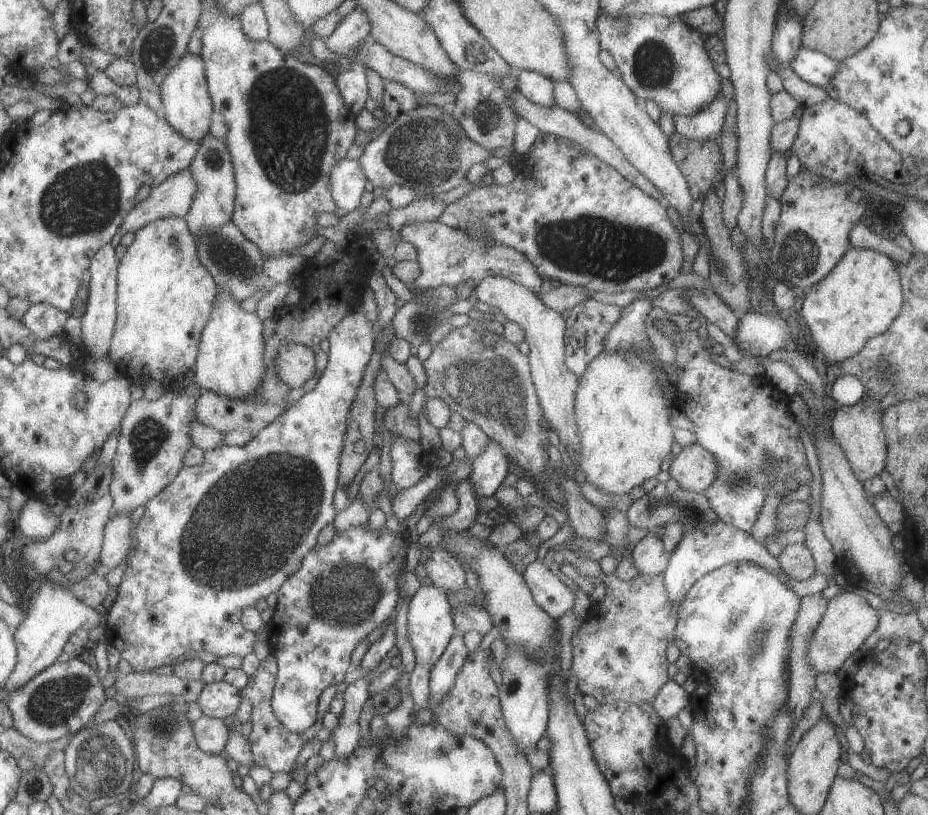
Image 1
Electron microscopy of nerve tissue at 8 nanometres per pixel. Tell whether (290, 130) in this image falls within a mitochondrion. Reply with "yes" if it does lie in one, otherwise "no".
yes

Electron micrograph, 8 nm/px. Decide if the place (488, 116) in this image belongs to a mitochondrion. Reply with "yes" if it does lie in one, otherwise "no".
yes

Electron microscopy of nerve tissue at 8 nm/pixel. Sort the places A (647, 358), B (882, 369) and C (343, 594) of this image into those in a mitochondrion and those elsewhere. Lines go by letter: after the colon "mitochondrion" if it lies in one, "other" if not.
A: mitochondrion
B: mitochondrion
C: mitochondrion

